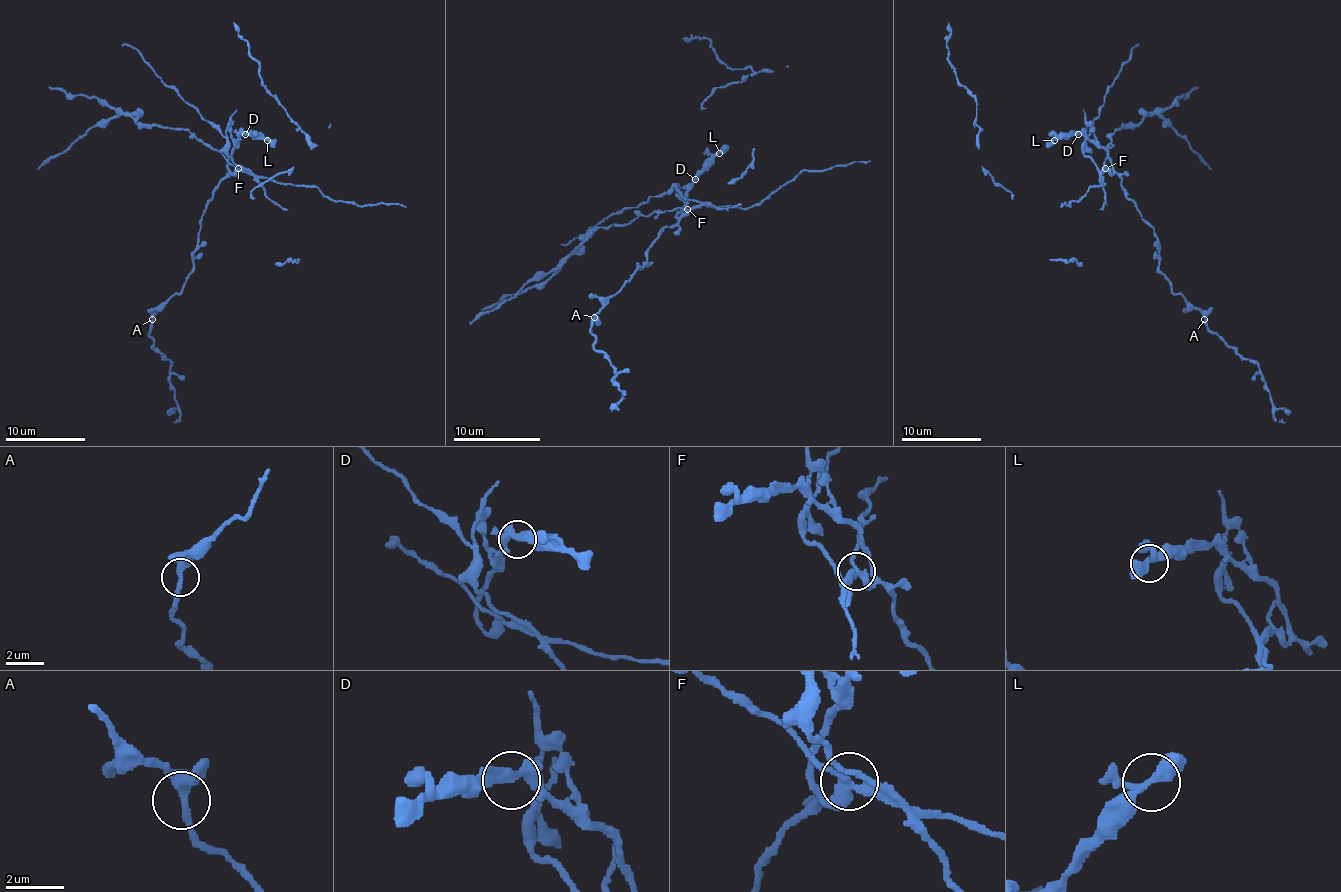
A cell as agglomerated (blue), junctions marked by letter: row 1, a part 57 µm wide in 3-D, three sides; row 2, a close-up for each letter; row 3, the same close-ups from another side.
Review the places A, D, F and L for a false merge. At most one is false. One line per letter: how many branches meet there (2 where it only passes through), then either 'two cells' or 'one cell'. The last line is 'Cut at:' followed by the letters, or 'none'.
A: 3 | one cell
D: 2 | one cell
F: 3 | two cells
L: 3 | one cell
Cut at: F

